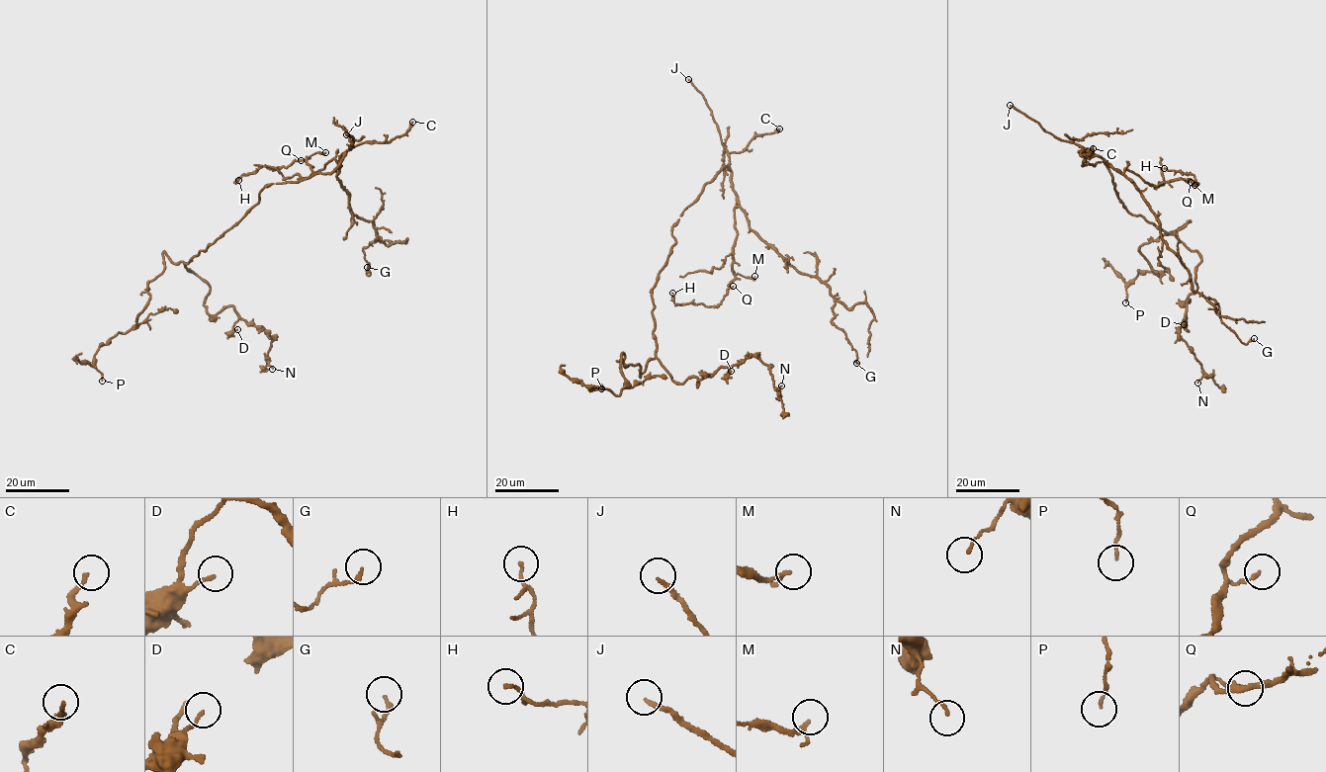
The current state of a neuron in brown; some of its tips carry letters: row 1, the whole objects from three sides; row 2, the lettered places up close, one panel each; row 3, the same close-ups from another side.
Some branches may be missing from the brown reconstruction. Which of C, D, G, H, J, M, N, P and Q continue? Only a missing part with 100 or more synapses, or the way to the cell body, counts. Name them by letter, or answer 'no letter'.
J

